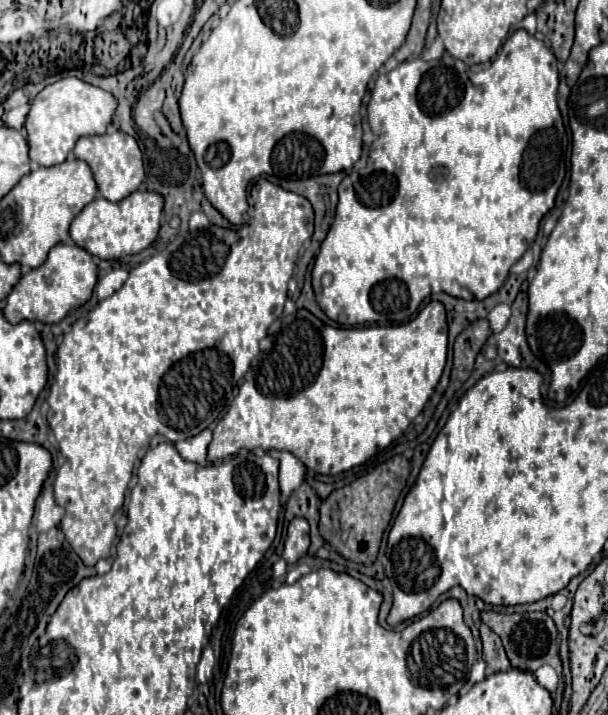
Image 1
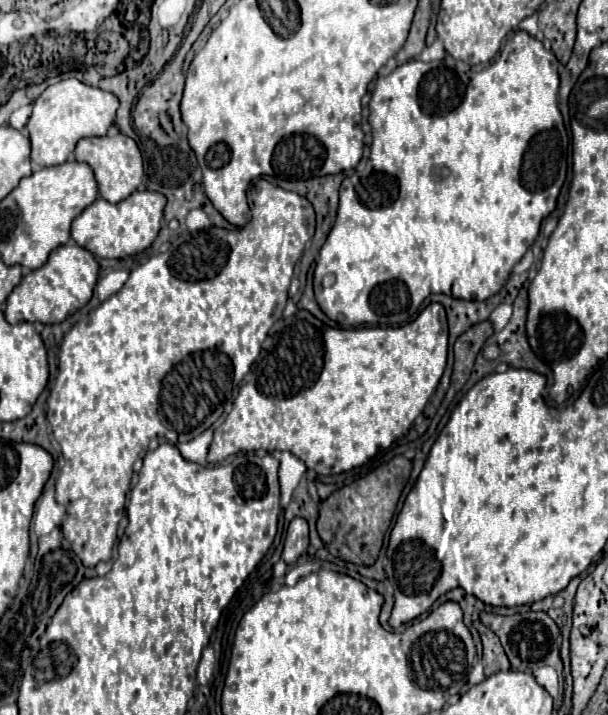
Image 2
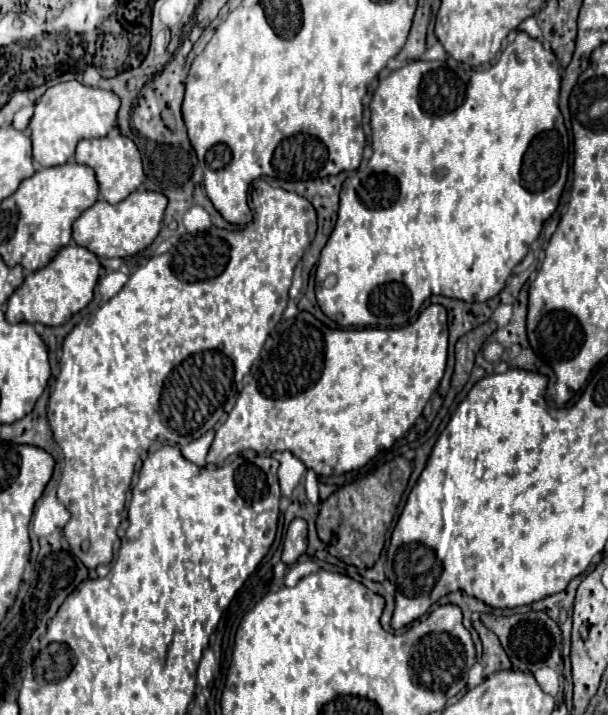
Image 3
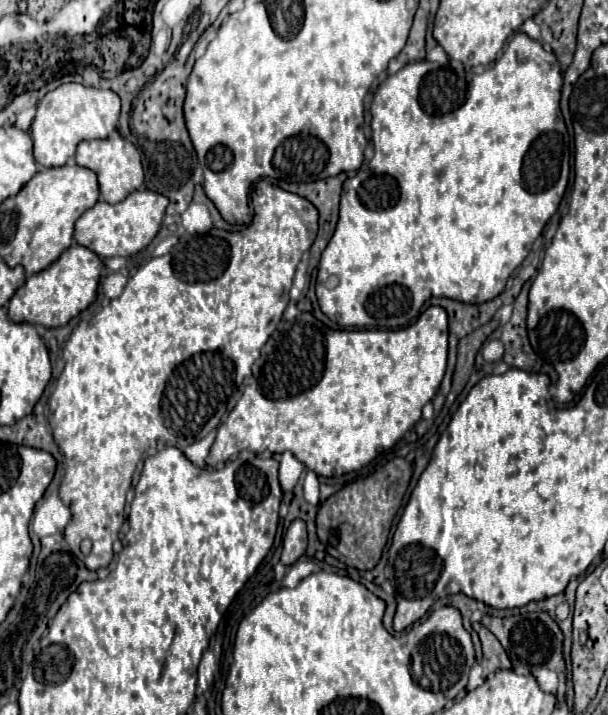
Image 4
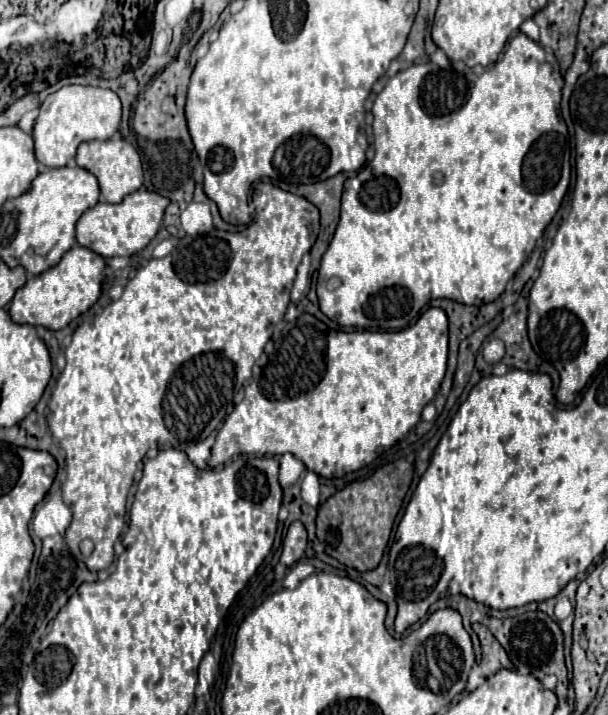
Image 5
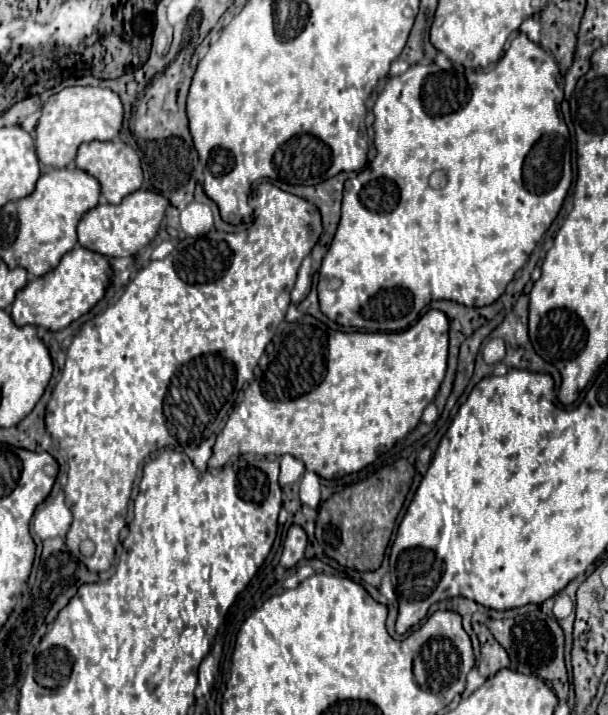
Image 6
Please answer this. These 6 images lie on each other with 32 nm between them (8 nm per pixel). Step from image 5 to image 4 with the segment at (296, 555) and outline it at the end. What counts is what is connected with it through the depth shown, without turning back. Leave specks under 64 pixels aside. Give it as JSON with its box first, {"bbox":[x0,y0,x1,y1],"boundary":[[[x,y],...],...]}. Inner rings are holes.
{"bbox":[282,520,306,566],"boundary":[[[294,520],[284,536],[282,544],[282,564],[292,566],[296,560],[300,560],[306,552],[306,524],[302,520]]]}

